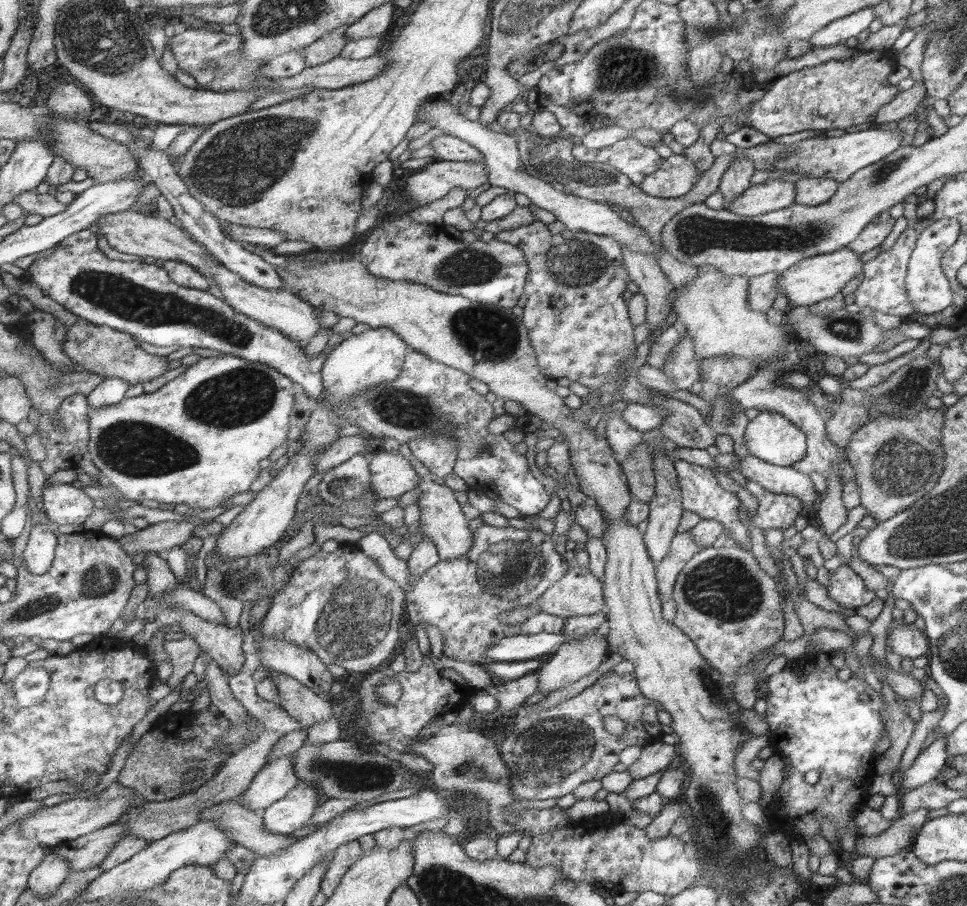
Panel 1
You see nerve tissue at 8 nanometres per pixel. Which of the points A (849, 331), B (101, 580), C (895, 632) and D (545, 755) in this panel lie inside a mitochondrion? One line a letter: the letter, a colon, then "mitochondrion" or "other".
A: mitochondrion
B: mitochondrion
C: other
D: mitochondrion

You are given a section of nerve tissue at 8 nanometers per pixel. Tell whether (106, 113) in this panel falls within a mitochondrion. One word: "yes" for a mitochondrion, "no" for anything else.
no

